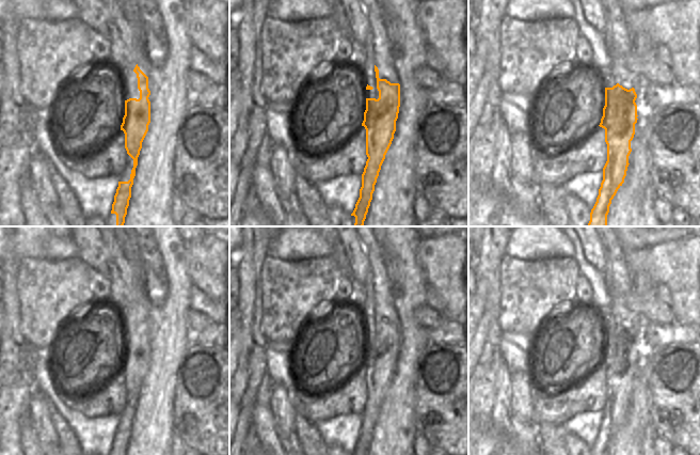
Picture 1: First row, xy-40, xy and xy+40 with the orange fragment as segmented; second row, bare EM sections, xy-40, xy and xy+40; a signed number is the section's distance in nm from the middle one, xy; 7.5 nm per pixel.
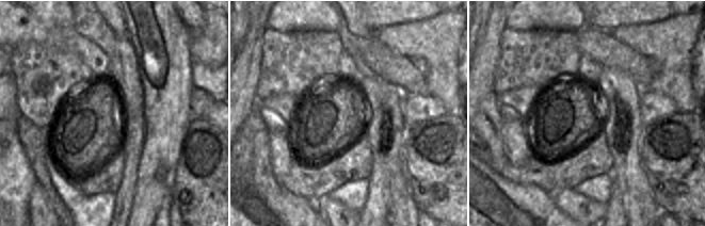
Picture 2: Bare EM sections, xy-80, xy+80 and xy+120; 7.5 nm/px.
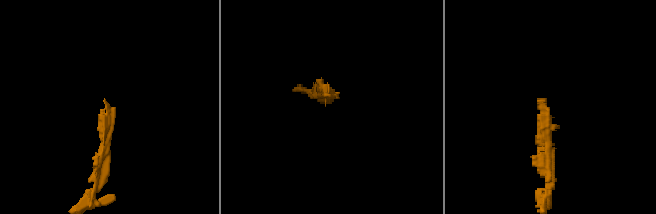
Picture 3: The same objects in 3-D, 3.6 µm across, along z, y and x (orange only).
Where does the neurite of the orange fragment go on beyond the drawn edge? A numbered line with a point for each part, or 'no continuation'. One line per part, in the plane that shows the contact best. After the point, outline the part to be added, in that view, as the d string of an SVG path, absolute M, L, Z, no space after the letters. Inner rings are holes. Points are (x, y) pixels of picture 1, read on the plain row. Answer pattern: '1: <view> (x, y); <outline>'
1: xy (376, 268); M355 226L355 230L368 255L368 272L372 274L372 292L375 294L375 303L379 309L379 317L386 318L391 323L398 323L398 317L387 298L385 270L370 226Z

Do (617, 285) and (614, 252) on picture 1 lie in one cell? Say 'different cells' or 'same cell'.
same cell

